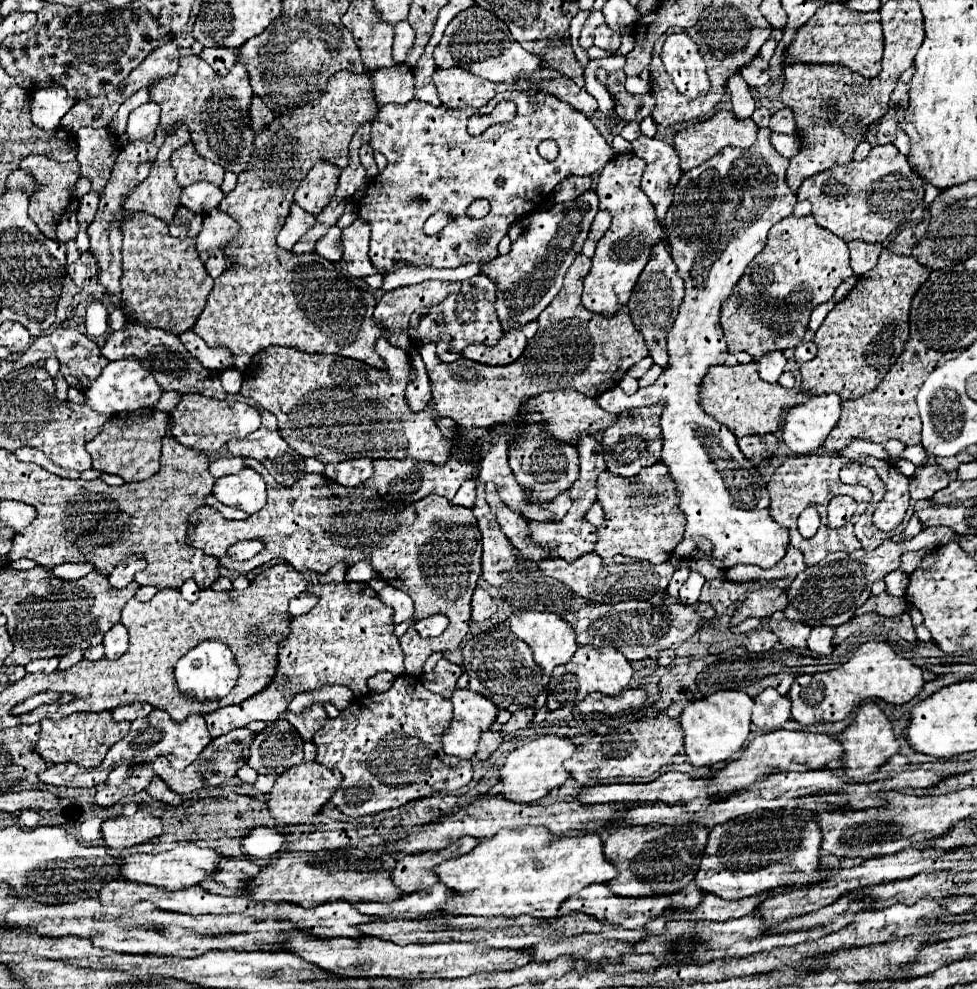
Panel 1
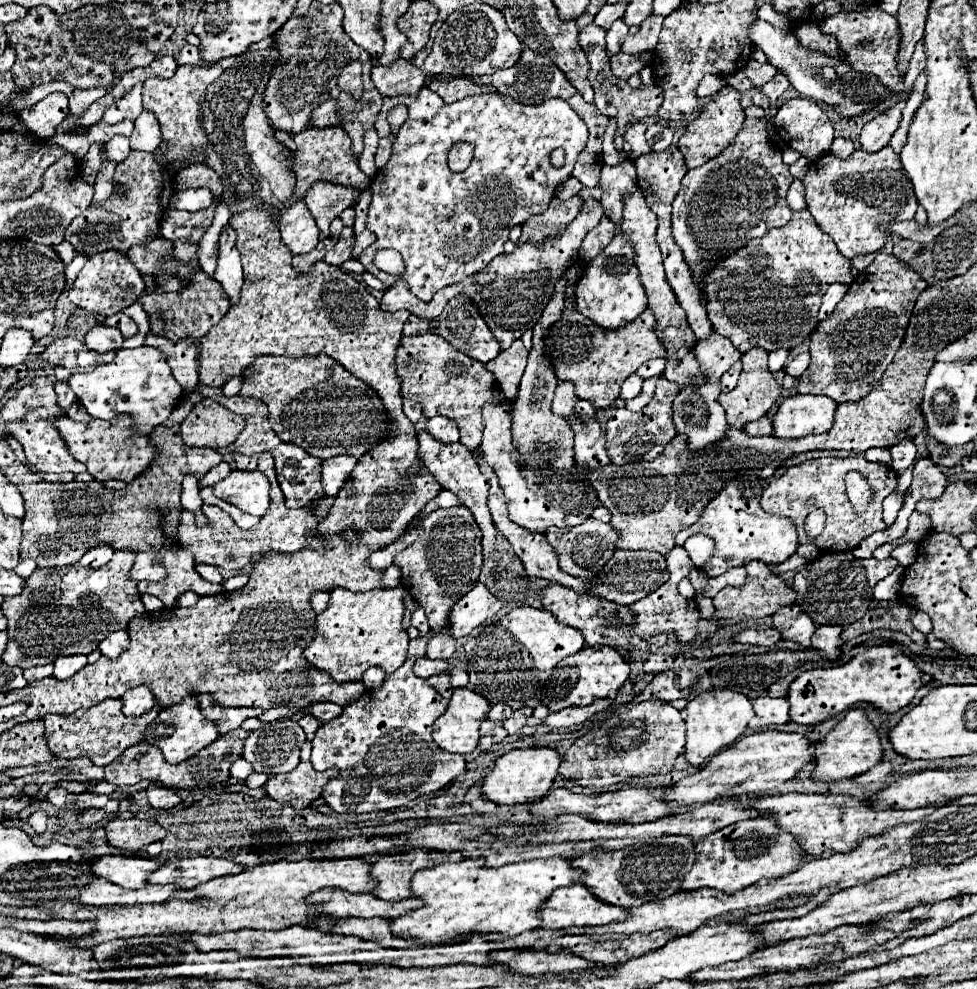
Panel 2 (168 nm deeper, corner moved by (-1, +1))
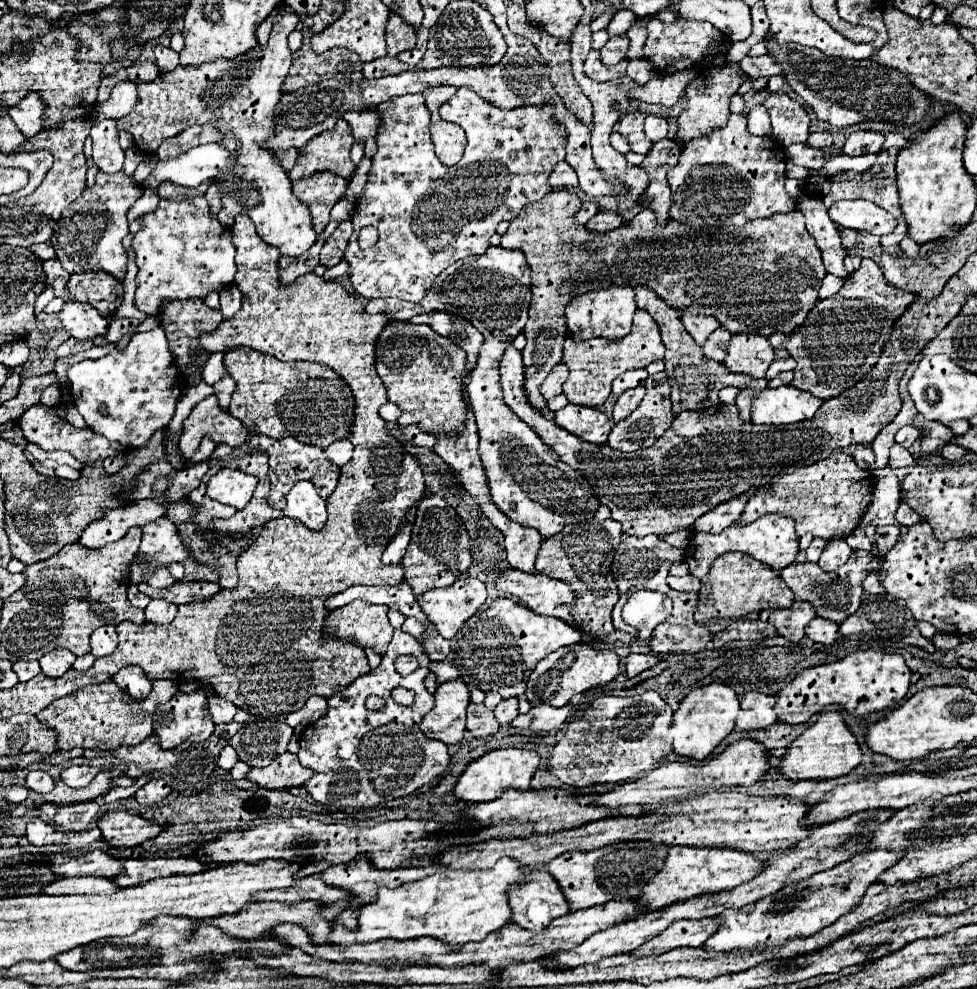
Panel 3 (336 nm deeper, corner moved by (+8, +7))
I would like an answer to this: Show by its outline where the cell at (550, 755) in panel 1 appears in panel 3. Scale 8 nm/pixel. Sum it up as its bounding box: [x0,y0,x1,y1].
[454,748,540,802]

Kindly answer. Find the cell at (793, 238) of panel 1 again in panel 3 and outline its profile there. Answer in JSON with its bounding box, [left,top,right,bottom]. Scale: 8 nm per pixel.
[502,190,826,420]

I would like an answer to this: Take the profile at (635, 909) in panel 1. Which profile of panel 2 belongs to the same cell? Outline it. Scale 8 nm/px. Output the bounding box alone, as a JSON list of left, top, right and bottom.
[539,884,627,930]

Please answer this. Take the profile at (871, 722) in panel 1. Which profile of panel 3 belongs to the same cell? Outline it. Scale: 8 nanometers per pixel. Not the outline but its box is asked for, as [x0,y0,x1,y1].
[780,712,862,780]

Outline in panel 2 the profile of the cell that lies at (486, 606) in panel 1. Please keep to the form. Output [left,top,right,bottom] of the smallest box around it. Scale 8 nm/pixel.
[447,582,503,638]

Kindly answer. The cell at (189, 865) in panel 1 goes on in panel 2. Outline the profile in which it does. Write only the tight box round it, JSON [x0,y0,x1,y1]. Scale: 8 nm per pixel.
[91,856,159,888]

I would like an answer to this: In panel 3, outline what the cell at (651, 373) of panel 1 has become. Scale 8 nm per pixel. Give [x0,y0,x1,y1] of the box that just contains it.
[612,386,644,422]

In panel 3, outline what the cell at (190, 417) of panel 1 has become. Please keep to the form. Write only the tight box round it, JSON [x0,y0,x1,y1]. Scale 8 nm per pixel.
[178,394,248,460]

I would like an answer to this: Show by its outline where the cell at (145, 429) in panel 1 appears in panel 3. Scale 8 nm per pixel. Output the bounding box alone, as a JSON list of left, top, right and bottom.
[20,404,124,466]

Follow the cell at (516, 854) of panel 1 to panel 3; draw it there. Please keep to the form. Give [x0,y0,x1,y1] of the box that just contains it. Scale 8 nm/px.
[328,858,530,948]

